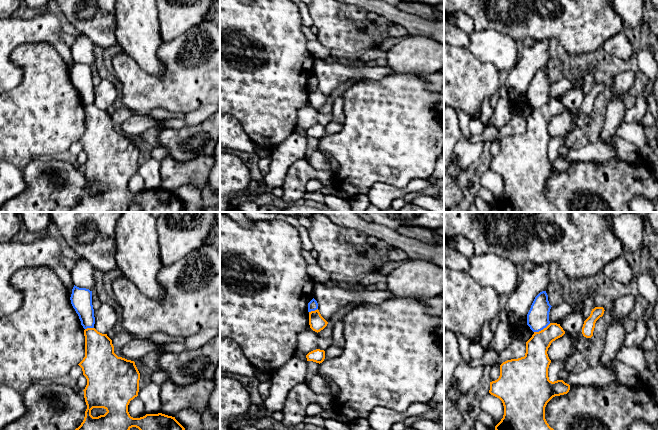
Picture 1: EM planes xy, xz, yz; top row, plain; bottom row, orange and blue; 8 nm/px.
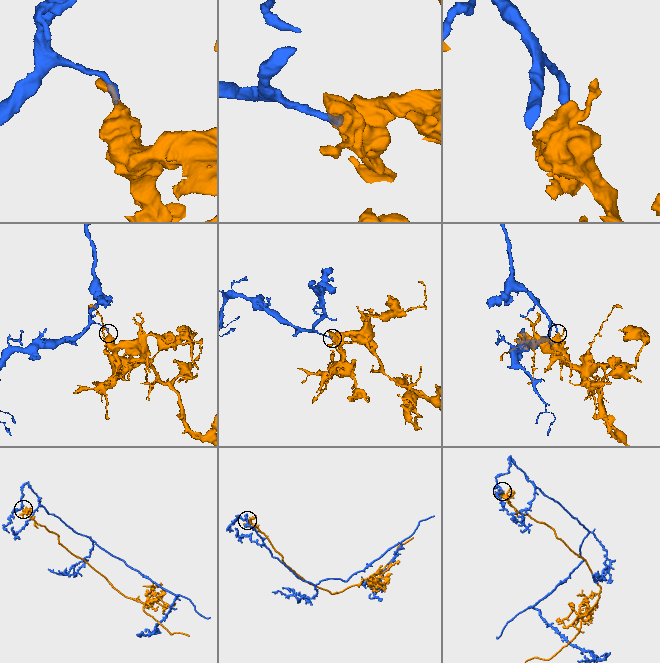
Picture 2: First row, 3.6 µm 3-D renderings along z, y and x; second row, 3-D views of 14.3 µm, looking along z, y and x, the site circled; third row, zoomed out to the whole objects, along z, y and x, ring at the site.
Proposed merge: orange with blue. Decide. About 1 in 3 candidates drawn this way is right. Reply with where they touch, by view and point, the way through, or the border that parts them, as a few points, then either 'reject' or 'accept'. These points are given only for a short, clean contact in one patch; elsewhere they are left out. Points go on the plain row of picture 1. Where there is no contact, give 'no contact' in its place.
contact yz (543, 105); border yz (550, 99), (534, 108); reject

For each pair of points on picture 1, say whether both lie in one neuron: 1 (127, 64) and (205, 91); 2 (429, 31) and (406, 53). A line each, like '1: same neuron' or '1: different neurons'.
1: same neuron
2: different neurons

